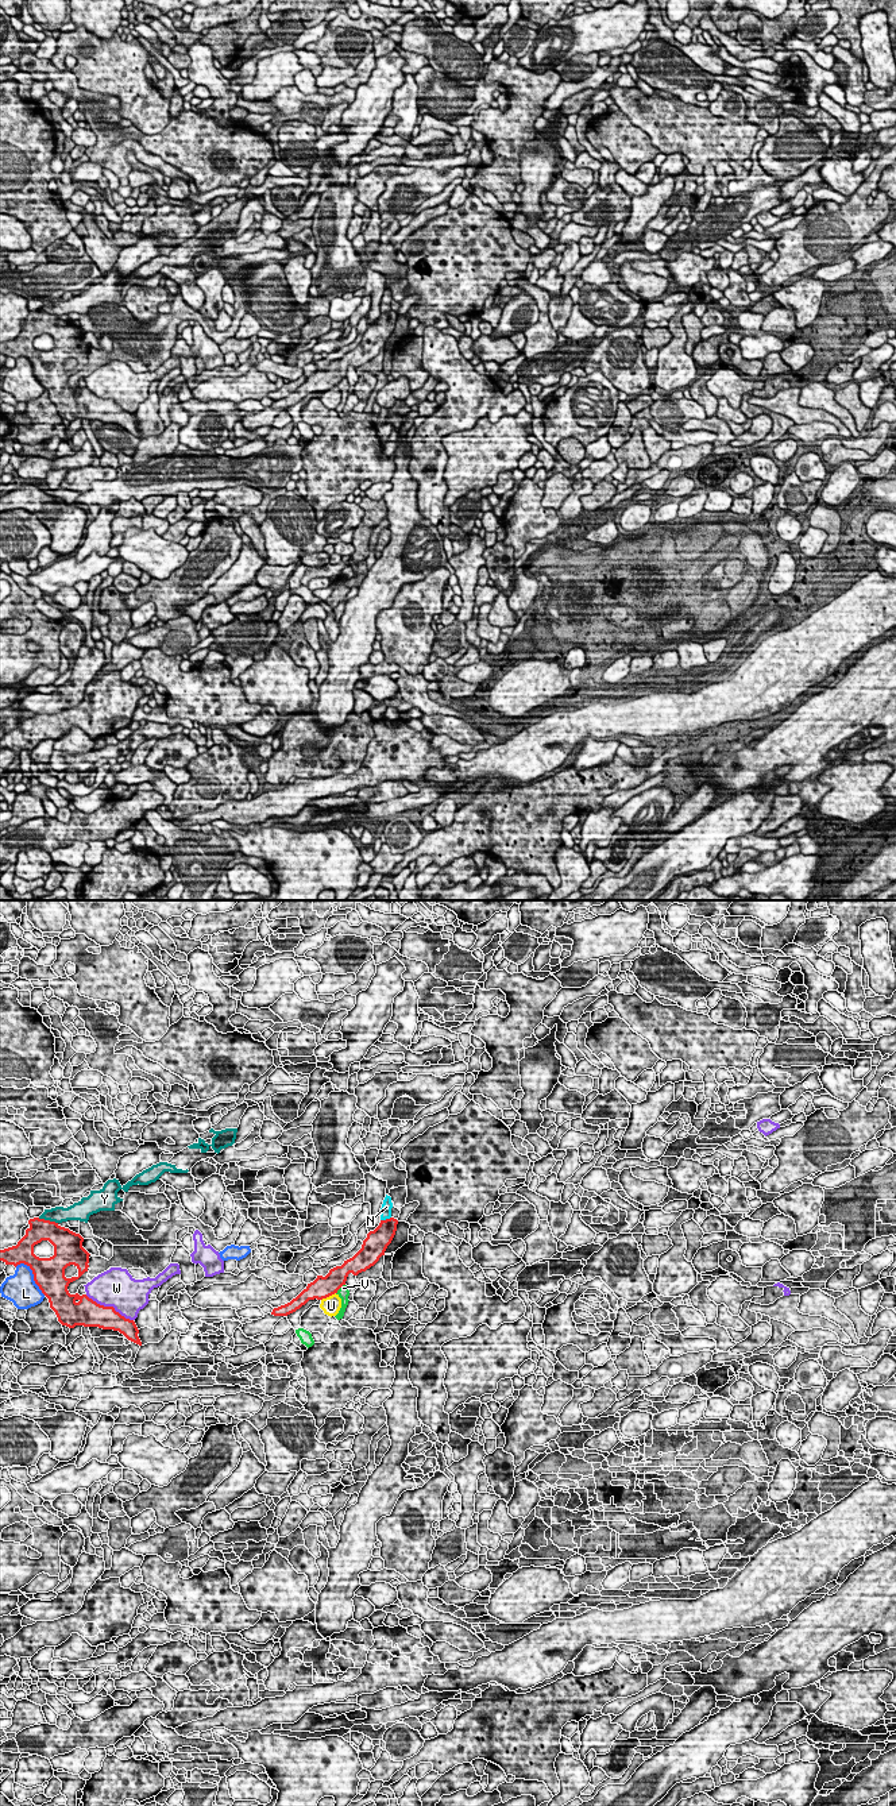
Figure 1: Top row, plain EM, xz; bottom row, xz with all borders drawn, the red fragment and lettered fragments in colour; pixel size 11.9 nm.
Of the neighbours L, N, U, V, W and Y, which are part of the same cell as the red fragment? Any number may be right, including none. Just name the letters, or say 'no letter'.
no letter

